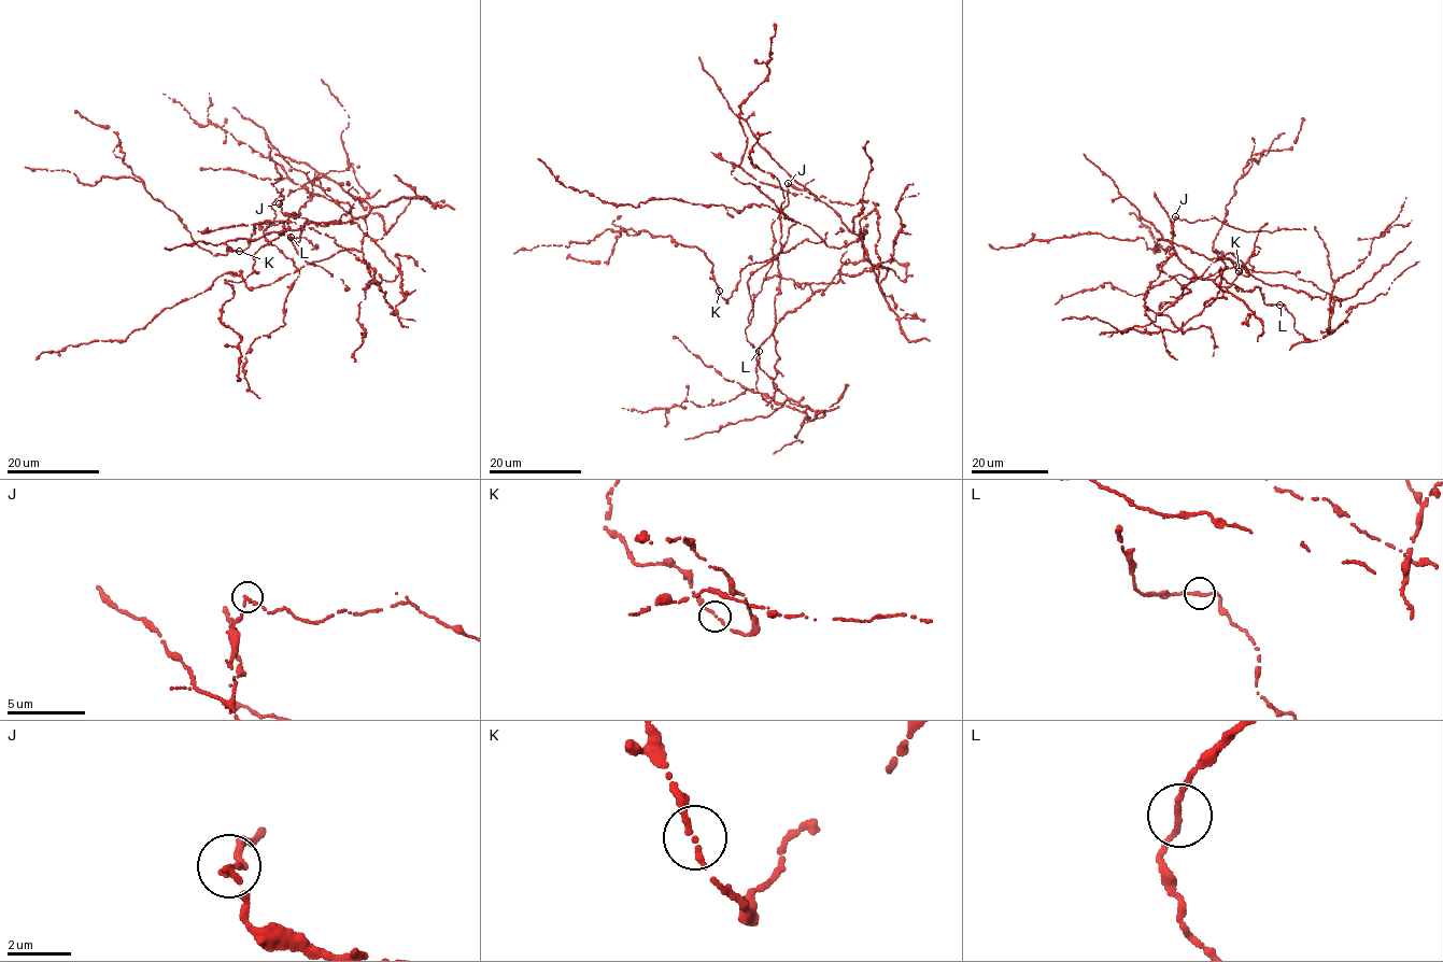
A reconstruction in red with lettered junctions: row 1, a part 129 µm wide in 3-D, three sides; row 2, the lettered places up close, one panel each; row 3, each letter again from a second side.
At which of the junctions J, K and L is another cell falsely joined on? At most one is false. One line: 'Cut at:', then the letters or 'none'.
Cut at: J

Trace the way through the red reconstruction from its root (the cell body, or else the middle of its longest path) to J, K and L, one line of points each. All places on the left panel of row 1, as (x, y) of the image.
J: (303, 186), (272, 202), (264, 238), (298, 270), (362, 251), (362, 217), (312, 223), (279, 203)
K: (303, 186), (326, 177), (313, 180), (300, 216), (255, 225), (239, 251)
L: (303, 186), (272, 202), (263, 232), (298, 270), (362, 251), (371, 208), (356, 198), (291, 237)

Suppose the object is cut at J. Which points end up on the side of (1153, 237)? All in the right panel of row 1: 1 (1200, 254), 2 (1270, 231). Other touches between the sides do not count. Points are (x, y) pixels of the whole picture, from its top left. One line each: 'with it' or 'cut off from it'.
1: with it
2: cut off from it

